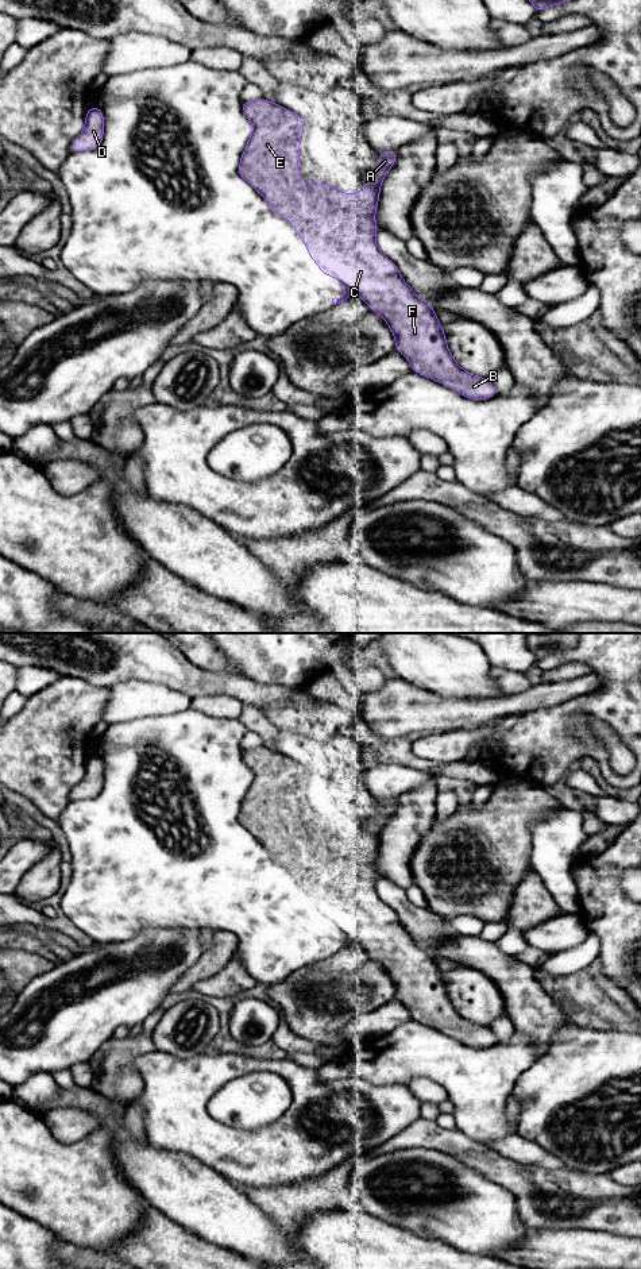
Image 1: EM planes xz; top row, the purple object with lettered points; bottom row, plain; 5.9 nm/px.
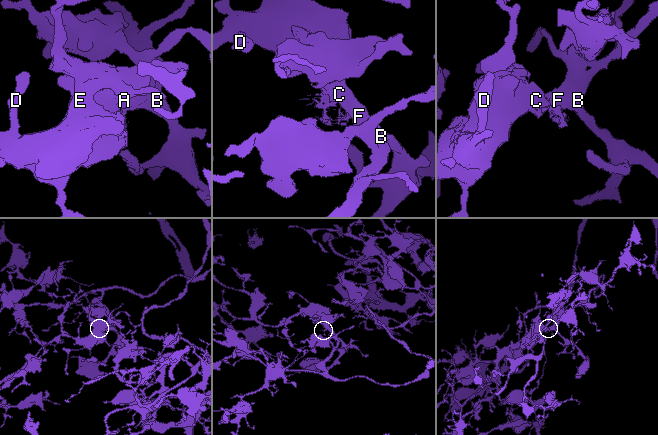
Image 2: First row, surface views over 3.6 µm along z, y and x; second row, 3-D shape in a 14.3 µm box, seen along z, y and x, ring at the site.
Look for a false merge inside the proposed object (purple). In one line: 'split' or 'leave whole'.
leave whole

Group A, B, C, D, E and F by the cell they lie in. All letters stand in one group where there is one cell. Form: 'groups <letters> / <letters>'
groups A B C D E F

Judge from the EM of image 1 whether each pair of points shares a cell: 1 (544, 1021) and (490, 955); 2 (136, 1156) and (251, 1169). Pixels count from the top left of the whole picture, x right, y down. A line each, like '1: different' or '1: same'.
1: same
2: different

